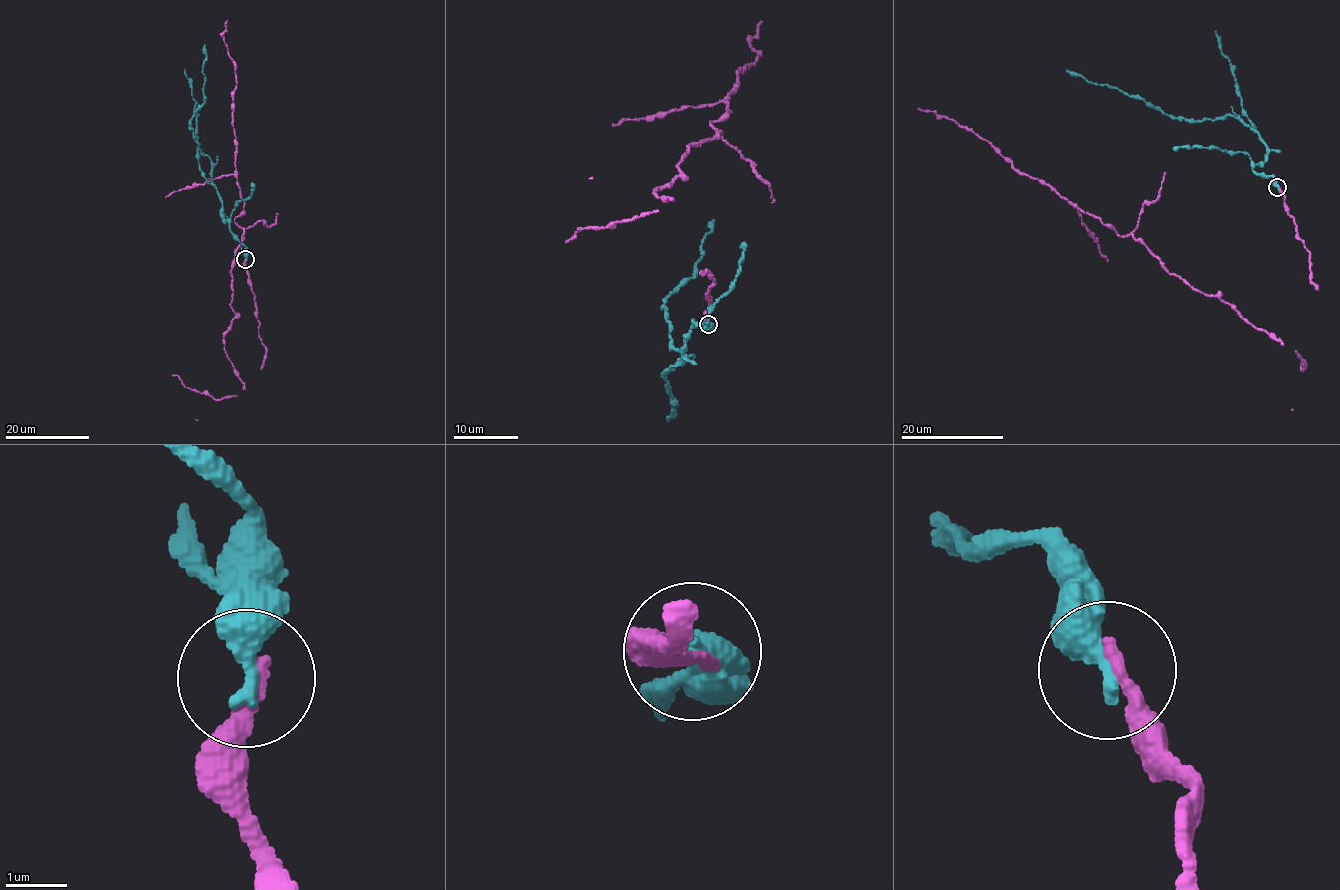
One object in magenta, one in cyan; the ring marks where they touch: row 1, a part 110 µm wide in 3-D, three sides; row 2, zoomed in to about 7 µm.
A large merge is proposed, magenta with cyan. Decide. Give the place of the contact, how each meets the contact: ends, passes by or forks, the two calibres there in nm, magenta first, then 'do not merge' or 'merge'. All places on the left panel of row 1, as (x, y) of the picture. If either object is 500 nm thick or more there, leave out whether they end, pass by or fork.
at (245, 259); magenta ends there; cyan ends there; 320 nm thick on the magenta side, 420 nm on the other; merge

